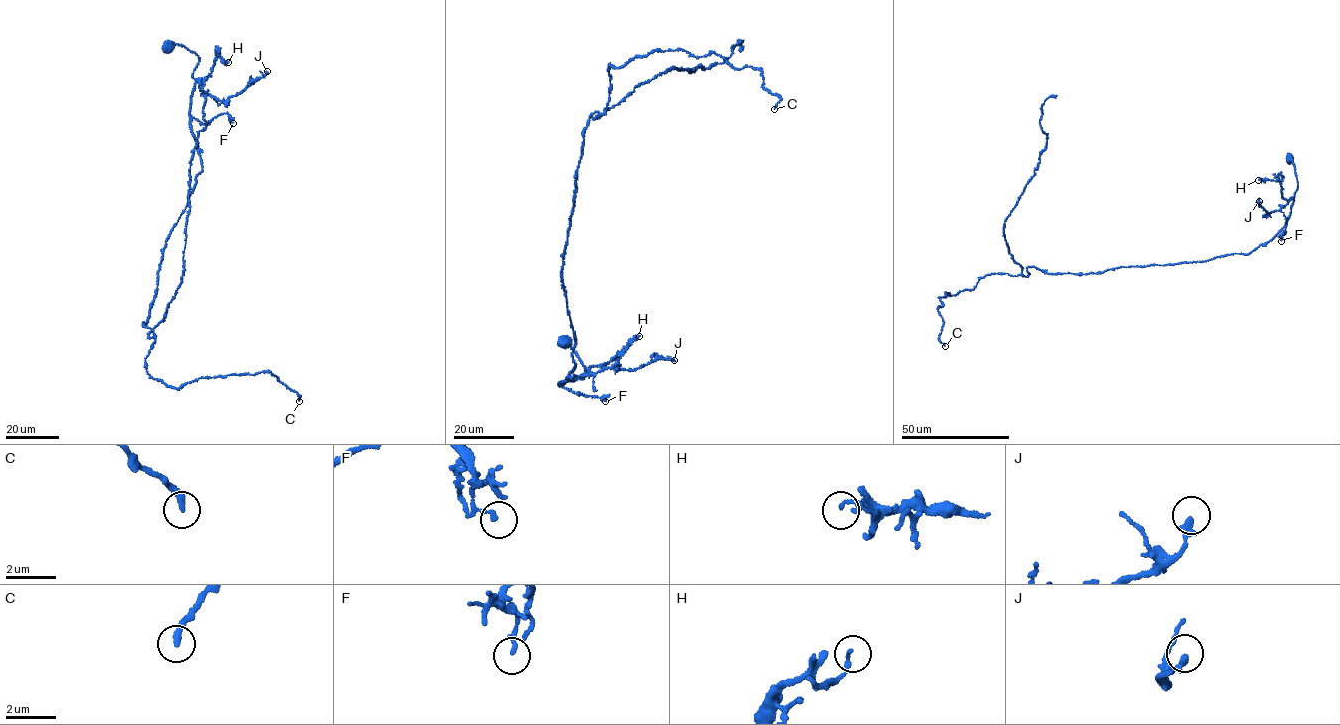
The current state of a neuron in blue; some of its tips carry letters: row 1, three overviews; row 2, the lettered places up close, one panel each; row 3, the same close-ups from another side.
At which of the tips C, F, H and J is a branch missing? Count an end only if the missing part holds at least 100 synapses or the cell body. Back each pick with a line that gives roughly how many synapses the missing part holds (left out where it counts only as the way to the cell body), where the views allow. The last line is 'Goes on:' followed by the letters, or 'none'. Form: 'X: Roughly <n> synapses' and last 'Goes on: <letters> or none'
Goes on: none

